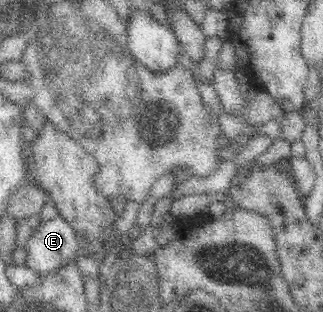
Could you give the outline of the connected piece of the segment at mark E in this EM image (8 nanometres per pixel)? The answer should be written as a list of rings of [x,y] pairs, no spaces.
[[[59,215],[49,221],[42,220],[35,229],[32,230],[31,235],[23,246],[26,256],[22,267],[26,267],[29,271],[42,277],[47,273],[60,269],[60,267],[69,263],[71,261],[70,259],[75,258],[77,247],[76,233],[64,218]]]

